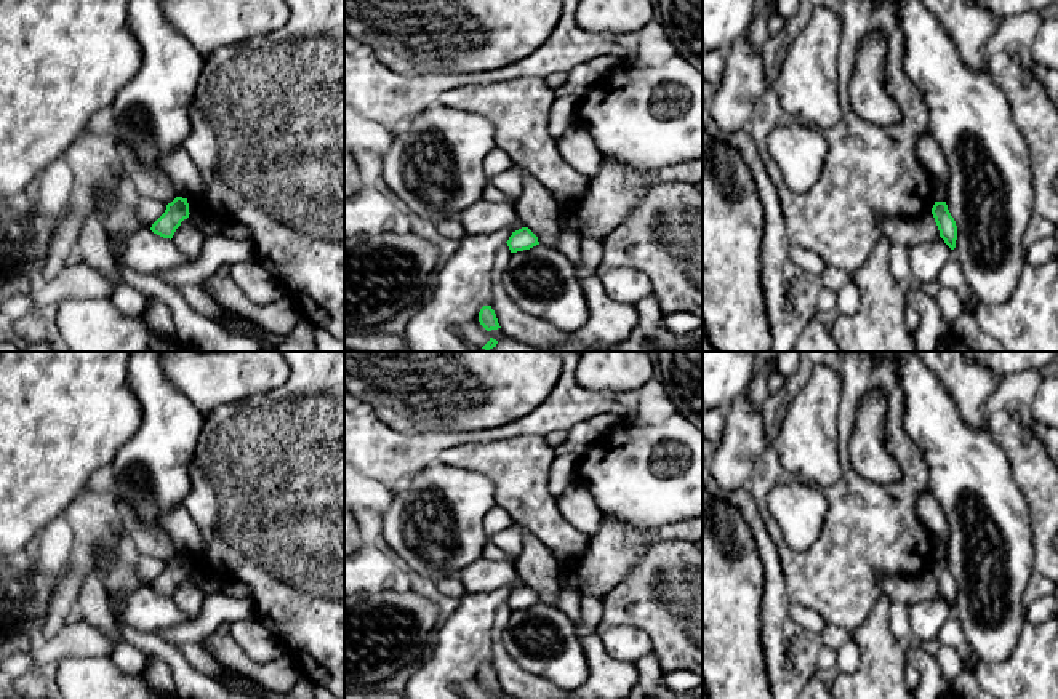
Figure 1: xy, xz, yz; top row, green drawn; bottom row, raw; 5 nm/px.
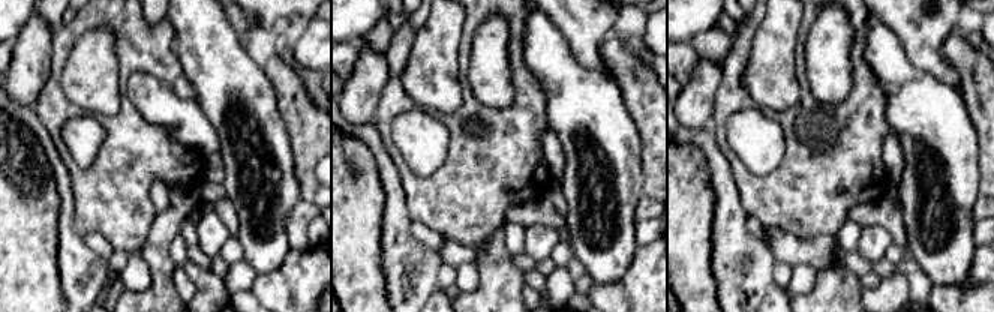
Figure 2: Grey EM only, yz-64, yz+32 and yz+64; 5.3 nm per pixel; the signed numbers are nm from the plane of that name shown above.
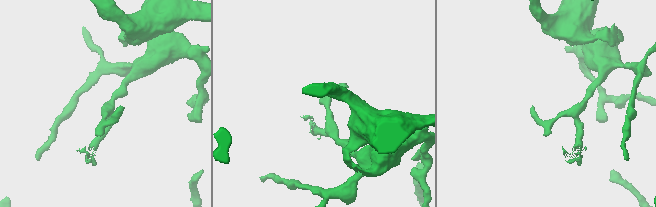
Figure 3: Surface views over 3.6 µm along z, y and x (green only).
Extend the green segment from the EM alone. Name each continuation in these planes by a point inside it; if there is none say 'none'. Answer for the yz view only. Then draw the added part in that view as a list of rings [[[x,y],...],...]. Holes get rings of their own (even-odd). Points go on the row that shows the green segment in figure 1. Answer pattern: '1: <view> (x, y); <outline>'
none

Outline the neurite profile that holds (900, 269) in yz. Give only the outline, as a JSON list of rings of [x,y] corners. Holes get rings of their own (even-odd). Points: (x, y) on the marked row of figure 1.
[[[893,243],[890,251],[892,277],[903,286],[911,278],[909,248]]]

